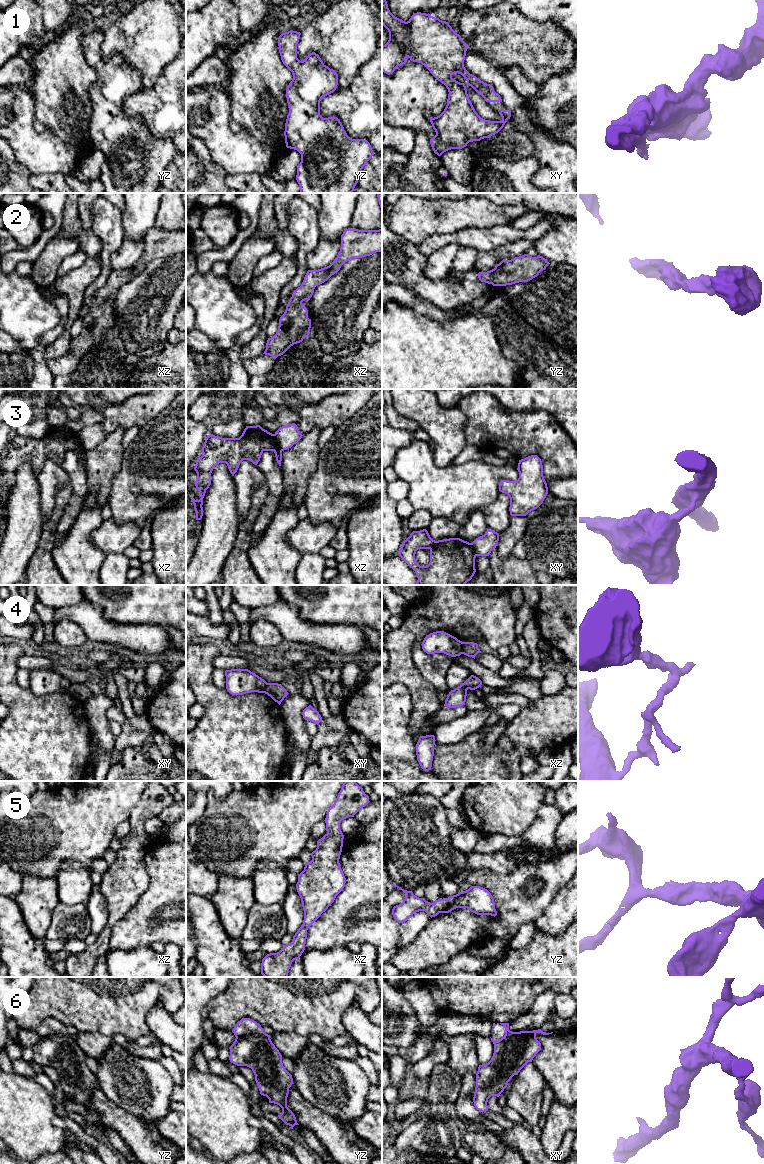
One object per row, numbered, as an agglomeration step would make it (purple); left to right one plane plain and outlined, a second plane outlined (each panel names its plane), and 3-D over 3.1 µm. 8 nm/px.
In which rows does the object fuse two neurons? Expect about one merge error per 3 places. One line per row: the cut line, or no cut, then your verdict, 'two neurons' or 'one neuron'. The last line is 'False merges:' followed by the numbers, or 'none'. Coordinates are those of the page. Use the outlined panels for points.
1: cut none; one neuron
2: cut none; one neuron
3: cut xz (274, 434), (275, 440), (282, 450); two neurons
4: cut xz (462, 642), (463, 653); two neurons
5: cut none; one neuron
6: cut yz (236, 1036), (259, 1035), (269, 1038); two neurons
False merges: 3, 4, 6

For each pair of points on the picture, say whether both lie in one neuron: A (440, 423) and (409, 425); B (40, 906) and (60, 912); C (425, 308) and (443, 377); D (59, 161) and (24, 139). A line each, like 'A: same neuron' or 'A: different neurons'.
A: different neurons
B: different neurons
C: different neurons
D: same neuron

